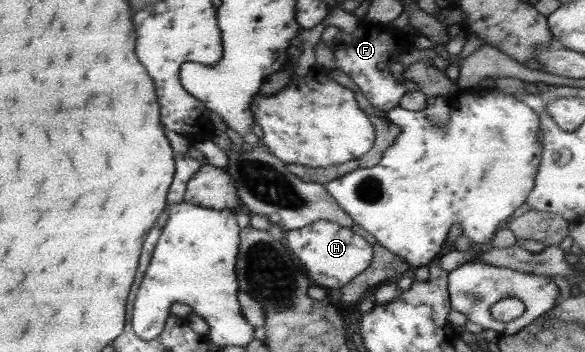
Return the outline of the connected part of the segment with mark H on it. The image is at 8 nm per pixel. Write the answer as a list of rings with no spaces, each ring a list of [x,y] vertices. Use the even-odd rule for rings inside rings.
[[[320,220],[302,229],[290,230],[285,241],[290,244],[291,251],[306,264],[316,285],[326,285],[330,289],[346,288],[346,285],[356,280],[373,264],[375,258],[375,245],[366,237],[352,231],[352,228],[328,220]]]

